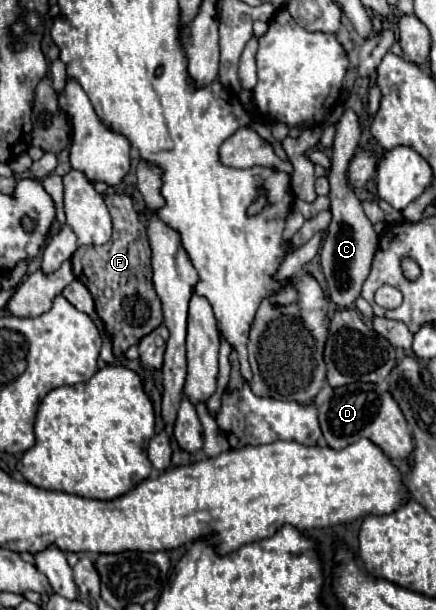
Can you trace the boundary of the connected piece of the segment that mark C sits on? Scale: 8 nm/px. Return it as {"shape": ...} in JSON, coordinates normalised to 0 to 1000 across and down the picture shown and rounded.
{"shape":[[[791,179],[773,202],[773,221],[764,234],[764,254],[759,254],[759,313],[755,313],[755,330],[759,330],[759,366],[750,372],[750,385],[736,402],[736,438],[741,451],[750,457],[755,470],[755,487],[768,500],[778,503],[810,503],[814,490],[828,484],[828,467],[837,464],[856,418],[865,411],[865,382],[851,369],[851,362],[837,356],[828,343],[828,330],[814,323],[805,307],[796,303],[796,267],[814,254],[823,234],[823,195],[805,179]]]}

